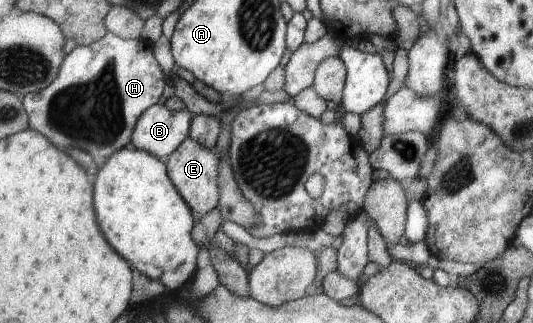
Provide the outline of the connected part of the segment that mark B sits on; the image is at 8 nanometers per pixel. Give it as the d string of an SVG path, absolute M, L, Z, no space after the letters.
M156 103L139 118L131 134L130 146L148 151L158 158L166 158L189 136L190 113L187 108L173 111L162 103Z

